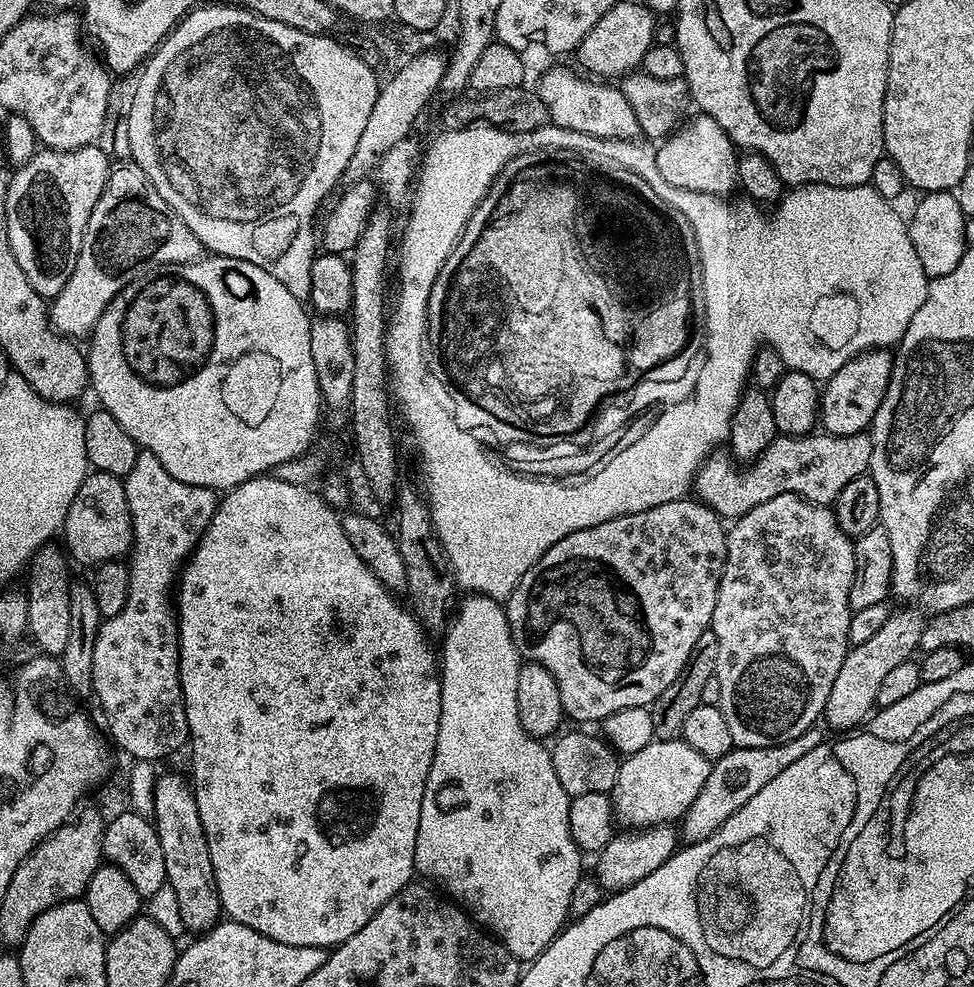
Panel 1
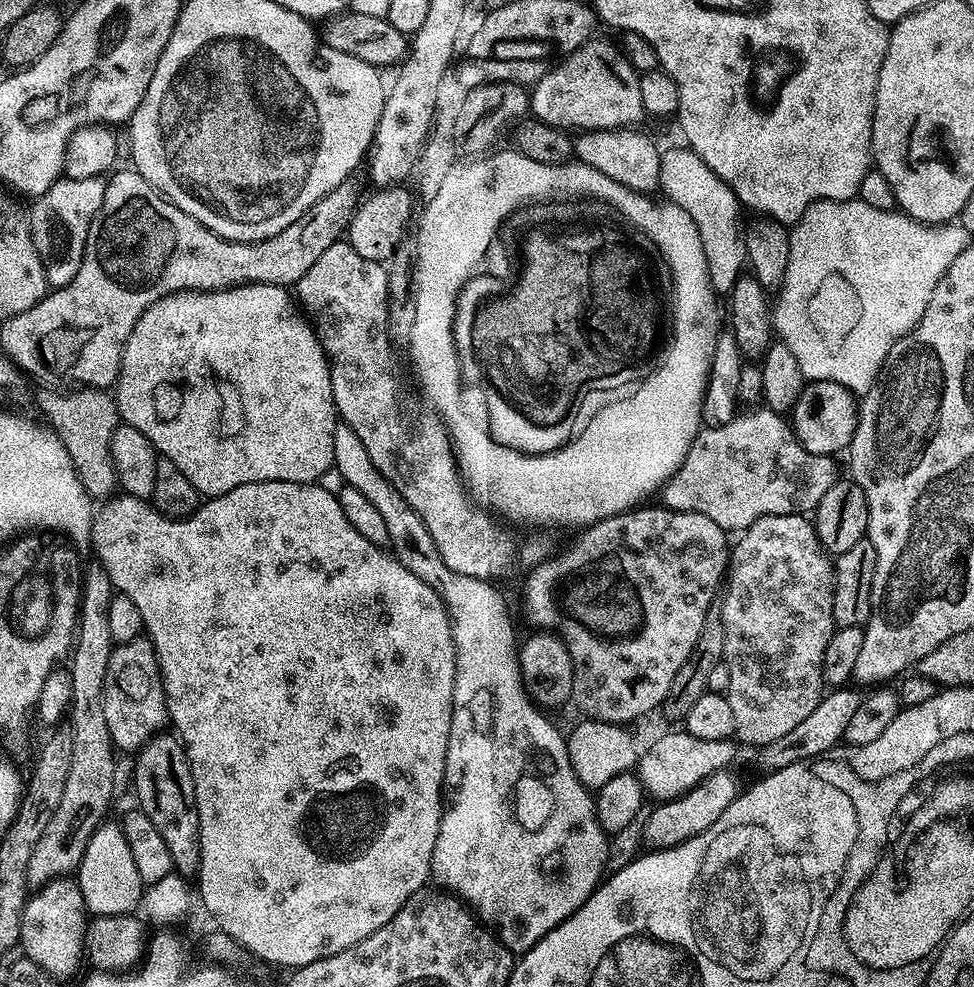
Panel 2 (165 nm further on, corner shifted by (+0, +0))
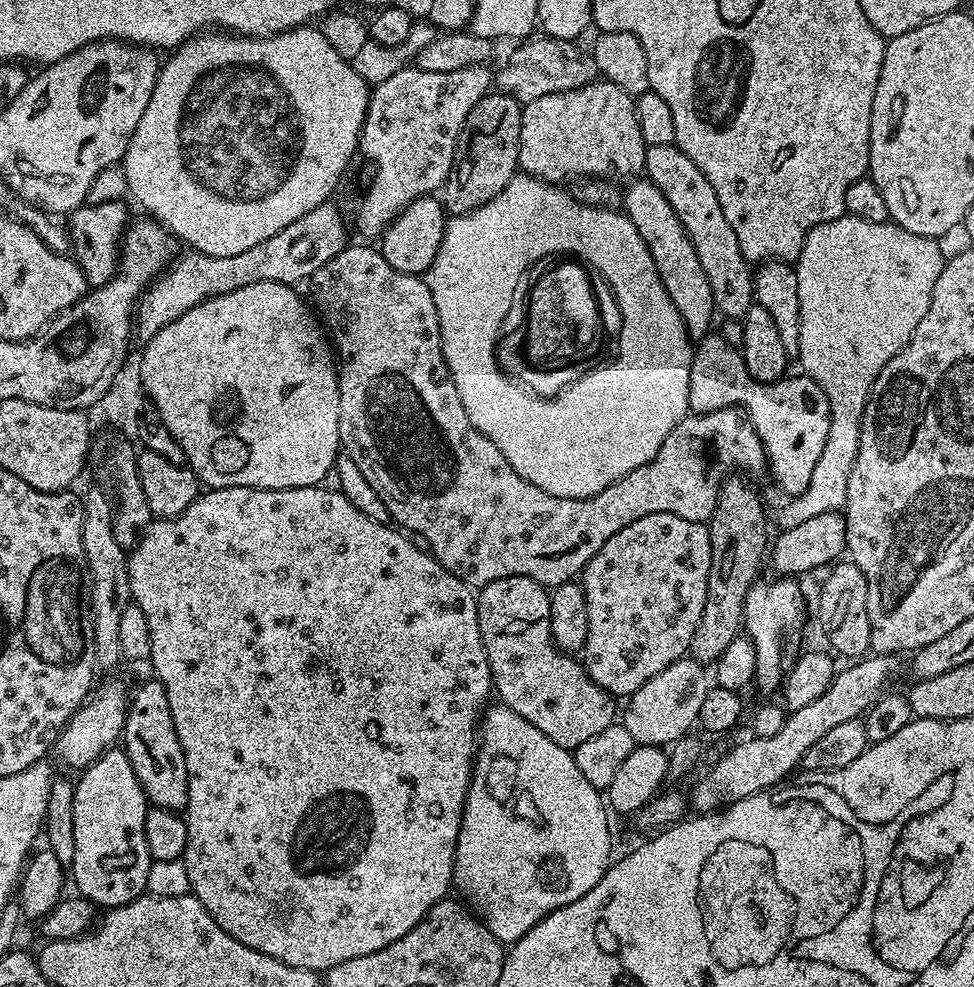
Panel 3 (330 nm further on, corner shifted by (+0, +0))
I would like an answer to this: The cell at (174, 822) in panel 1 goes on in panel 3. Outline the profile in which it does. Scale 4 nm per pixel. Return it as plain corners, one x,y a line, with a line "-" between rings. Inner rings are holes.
149,678
134,696
131,695
124,718
122,750
134,766
134,774
148,796
149,805
179,814
187,809
186,758
182,754
182,746
174,730
174,714
170,714
170,702
166,702
166,690
160,680

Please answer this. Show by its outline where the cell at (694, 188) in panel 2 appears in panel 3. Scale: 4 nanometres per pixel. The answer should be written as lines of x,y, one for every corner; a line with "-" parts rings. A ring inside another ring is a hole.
710,332
697,341
692,353
688,395
688,408
693,415
732,407
744,408
748,405
748,393
754,391
758,385
746,370
743,353
729,346
719,333

